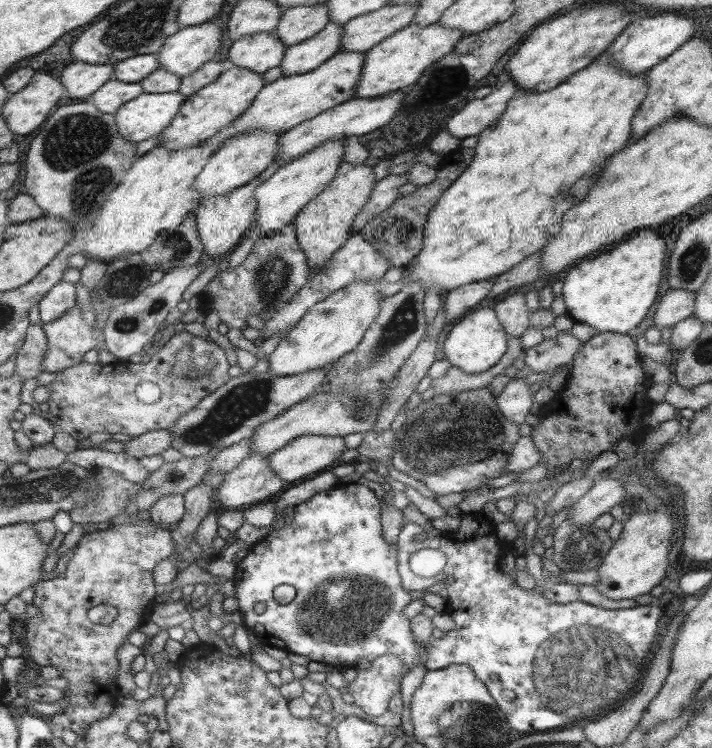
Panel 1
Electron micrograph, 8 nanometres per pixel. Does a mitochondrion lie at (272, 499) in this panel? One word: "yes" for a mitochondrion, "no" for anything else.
no

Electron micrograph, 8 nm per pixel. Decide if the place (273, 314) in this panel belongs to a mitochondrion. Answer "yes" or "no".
yes

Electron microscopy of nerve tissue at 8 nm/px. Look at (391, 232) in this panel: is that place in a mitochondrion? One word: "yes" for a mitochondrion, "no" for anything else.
yes

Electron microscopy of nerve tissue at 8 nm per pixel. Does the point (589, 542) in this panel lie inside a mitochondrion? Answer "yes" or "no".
yes

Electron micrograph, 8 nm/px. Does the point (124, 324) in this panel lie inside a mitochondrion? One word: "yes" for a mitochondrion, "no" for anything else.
yes

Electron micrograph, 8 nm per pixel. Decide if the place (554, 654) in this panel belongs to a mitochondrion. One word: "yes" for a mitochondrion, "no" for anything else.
yes

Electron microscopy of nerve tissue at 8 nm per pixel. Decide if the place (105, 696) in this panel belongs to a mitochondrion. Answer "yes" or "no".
no

